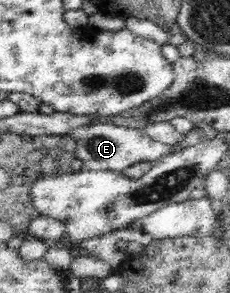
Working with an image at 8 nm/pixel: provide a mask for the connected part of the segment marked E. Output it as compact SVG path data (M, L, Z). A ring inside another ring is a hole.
M95 123L77 135L75 157L83 163L83 171L113 171L122 173L124 168L132 164L153 163L165 156L177 154L173 147L152 140L144 129L117 126L111 123Z

